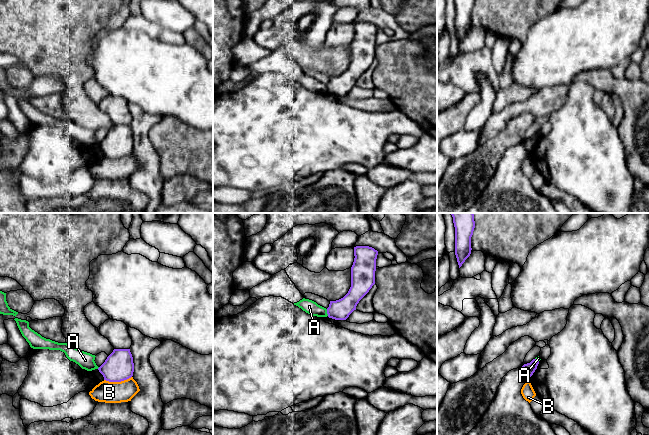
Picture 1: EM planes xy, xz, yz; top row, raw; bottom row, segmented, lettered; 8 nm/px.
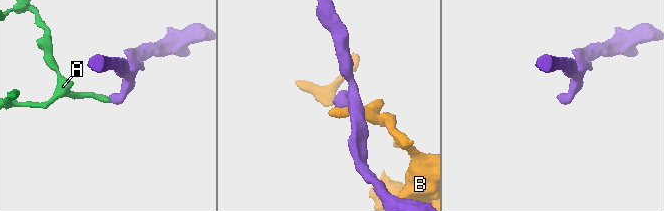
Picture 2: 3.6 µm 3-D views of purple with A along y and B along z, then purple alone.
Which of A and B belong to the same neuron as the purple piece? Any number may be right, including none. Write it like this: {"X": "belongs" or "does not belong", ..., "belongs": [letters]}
{"A": "does not belong", "B": "does not belong", "belongs": []}

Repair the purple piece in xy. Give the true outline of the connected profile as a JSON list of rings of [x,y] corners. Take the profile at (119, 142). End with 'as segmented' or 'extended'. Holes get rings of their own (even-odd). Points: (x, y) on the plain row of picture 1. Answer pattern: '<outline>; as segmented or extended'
[[[114,125],[98,144],[104,156],[121,158],[133,152],[134,139],[130,125]]]; as segmented

